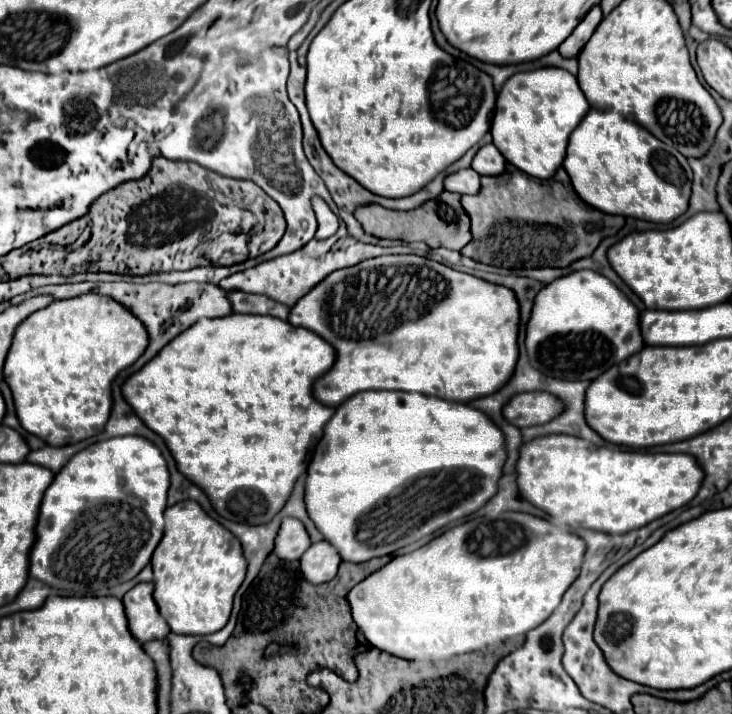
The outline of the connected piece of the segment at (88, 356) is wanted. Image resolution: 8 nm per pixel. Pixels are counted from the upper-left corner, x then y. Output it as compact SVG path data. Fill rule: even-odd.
M81 294L31 314L17 328L3 368L21 426L51 446L75 444L103 432L113 408L113 380L147 346L143 322L109 296Z

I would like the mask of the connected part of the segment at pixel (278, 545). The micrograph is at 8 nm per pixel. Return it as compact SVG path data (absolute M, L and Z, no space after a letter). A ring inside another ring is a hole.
M285 518L275 542L275 554L283 560L299 560L303 552L311 546L311 538L297 518Z

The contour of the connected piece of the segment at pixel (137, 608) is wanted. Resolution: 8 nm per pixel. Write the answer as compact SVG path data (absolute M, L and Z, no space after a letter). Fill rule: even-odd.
M141 582L133 586L125 596L125 614L129 620L129 630L139 642L163 640L169 634L169 626L157 610L153 600L153 584Z

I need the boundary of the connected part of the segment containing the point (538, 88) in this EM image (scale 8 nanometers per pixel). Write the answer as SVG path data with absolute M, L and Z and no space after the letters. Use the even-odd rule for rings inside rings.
M539 68L539 70L531 70L531 72L519 72L519 74L511 76L511 80L507 80L507 84L503 84L503 92L497 96L497 108L495 108L495 116L493 116L493 124L491 124L493 144L507 158L507 162L511 162L513 166L517 166L519 170L523 170L525 174L529 174L533 178L547 180L563 164L569 134L585 118L589 108L591 106L577 84L577 78L573 74L569 74L567 70Z

